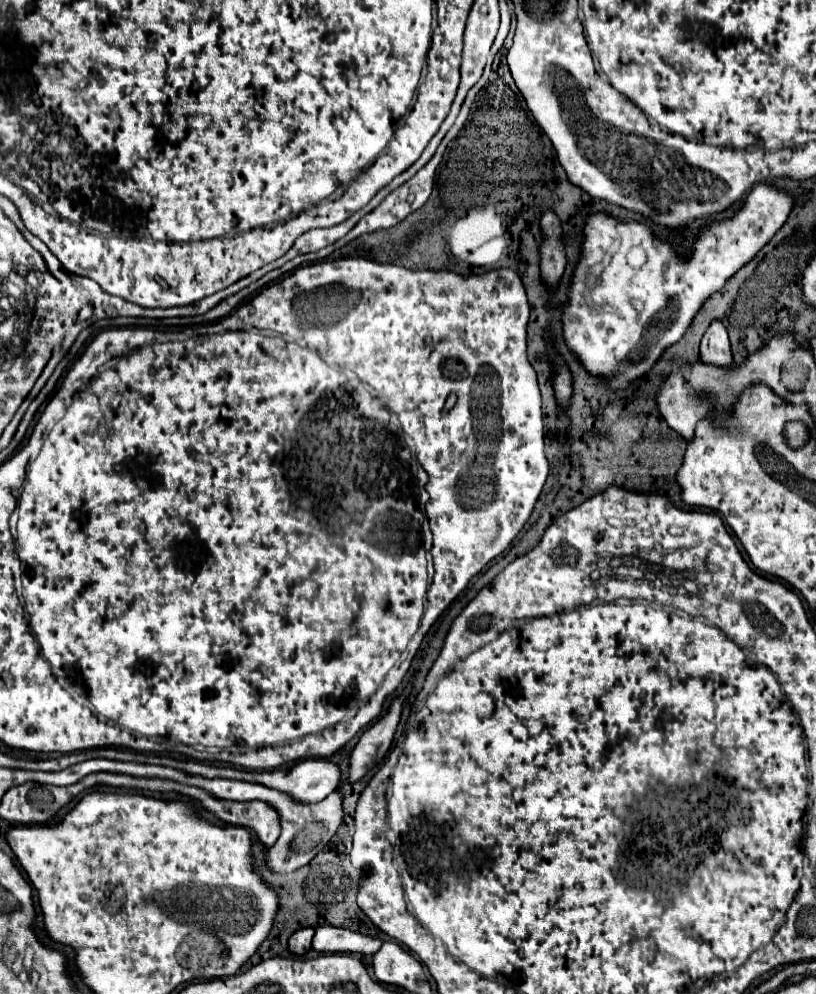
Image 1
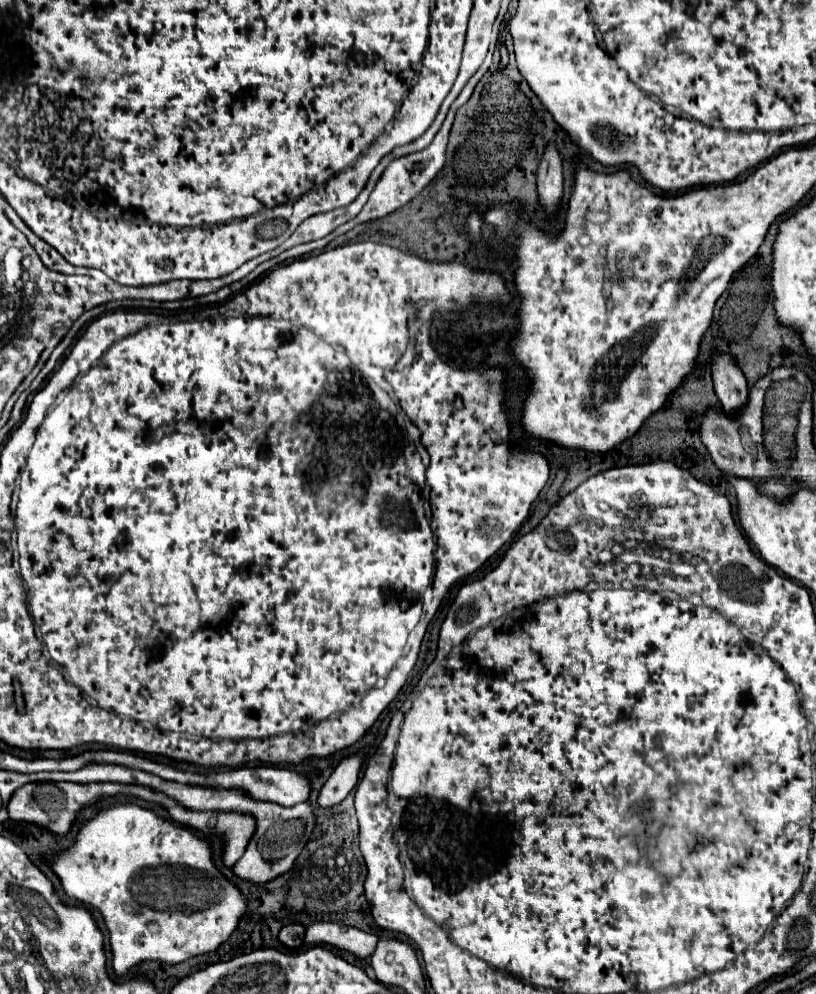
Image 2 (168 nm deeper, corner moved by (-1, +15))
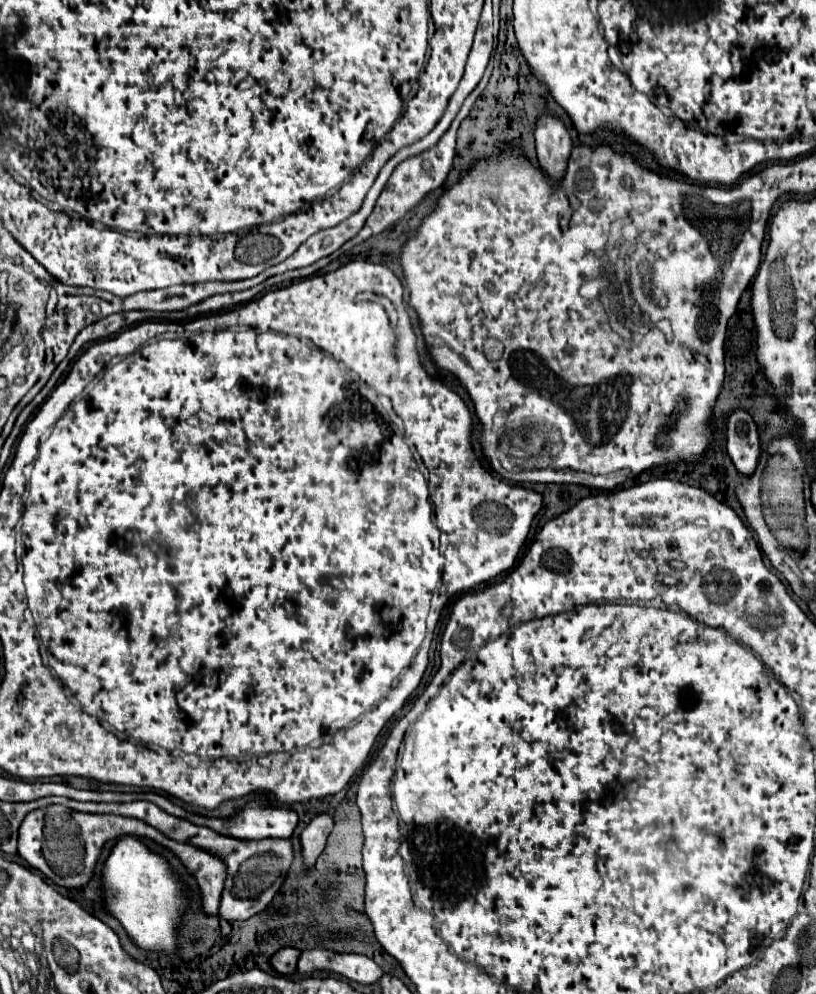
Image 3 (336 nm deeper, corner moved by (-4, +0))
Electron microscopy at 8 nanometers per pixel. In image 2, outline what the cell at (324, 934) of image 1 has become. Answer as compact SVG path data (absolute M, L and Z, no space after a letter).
M315 922L305 932L305 944L337 946L341 950L353 952L357 958L367 958L377 946L377 936L365 930L337 924L337 922Z

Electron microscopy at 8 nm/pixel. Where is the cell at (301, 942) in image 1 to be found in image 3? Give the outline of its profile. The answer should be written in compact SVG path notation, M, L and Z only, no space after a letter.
M292 947L280 949L280 951L276 951L276 953L270 957L270 965L272 965L272 969L274 969L276 973L280 973L280 975L292 975L292 973L296 971L298 955L300 955L298 949L292 949Z

